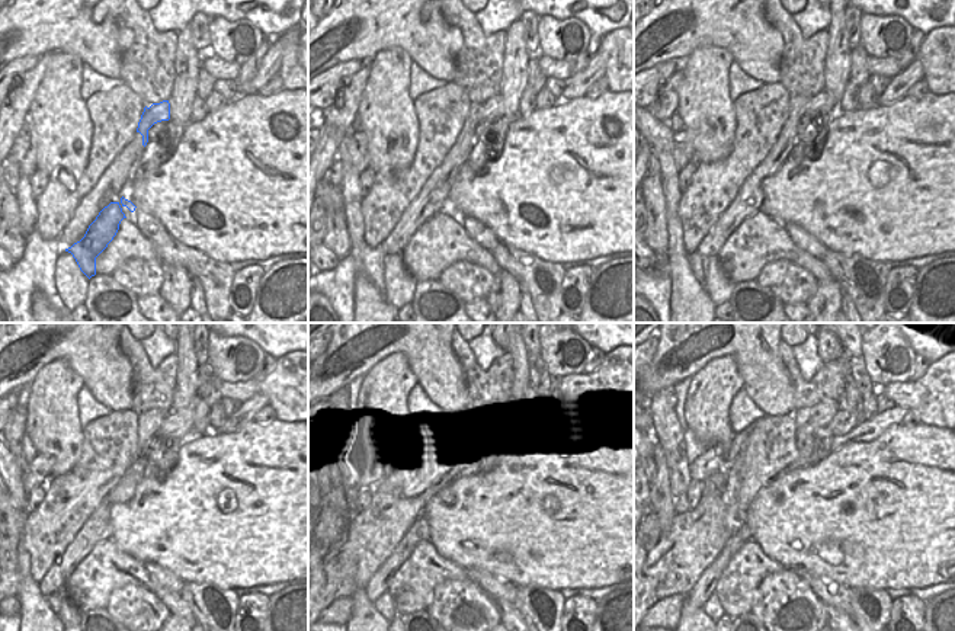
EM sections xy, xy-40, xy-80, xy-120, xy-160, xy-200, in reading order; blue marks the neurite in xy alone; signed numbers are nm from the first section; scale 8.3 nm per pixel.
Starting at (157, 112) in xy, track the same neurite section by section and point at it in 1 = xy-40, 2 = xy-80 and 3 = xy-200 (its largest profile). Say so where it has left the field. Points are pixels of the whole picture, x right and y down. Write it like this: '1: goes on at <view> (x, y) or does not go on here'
1: goes on at xy-40 (493, 106)
2: goes on at xy-80 (823, 102)
3: goes on at xy-200 (843, 420)

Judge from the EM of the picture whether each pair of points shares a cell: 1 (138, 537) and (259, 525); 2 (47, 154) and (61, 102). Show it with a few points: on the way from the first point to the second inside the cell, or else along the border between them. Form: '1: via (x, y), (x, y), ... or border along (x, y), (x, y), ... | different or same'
1: via (169, 525), (228, 525) | same
2: via (58, 141), (58, 115) | same

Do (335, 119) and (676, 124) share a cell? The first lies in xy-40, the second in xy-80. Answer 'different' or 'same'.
different

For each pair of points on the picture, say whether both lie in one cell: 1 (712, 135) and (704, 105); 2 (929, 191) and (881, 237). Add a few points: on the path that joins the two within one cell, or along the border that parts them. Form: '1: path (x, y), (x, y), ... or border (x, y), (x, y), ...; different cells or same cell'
1: path (711, 128), (708, 112); same cell
2: path (917, 202), (891, 228); same cell

